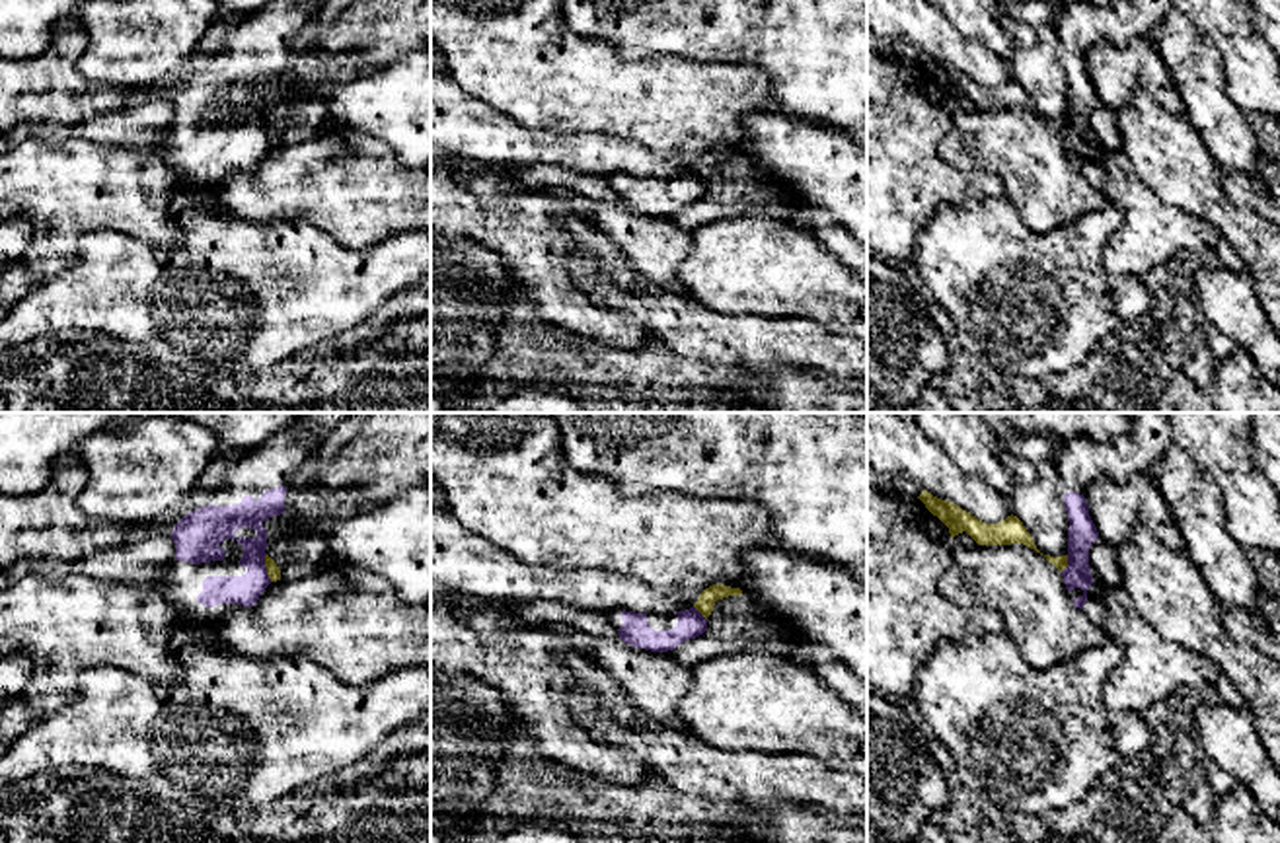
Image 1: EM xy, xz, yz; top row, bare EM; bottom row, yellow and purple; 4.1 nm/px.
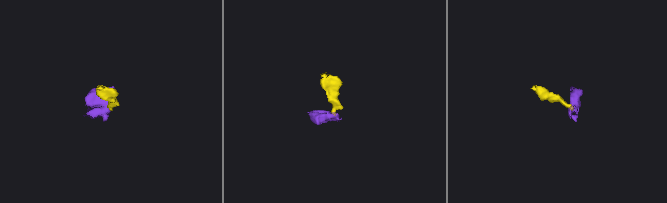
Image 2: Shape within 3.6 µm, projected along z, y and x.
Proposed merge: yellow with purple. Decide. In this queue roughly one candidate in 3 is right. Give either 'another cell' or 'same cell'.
another cell

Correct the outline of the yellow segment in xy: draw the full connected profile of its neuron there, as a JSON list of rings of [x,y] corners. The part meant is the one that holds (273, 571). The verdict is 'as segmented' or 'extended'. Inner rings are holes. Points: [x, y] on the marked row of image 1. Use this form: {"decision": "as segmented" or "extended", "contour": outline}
{"decision": "extended", "contour": [[[318,530],[281,535],[269,541],[265,553],[271,582],[294,582],[335,565],[327,533]]]}

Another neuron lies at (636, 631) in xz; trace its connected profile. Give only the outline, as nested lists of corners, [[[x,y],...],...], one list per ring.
[[[696,607],[668,615],[614,611],[610,617],[625,644],[651,652],[674,650],[707,631],[707,619]]]

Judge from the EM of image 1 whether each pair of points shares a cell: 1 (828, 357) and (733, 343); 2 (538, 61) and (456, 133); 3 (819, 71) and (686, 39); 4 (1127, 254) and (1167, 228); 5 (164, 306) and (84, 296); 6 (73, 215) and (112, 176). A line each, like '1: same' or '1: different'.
1: same
2: different
3: same
4: same
5: same
6: same

